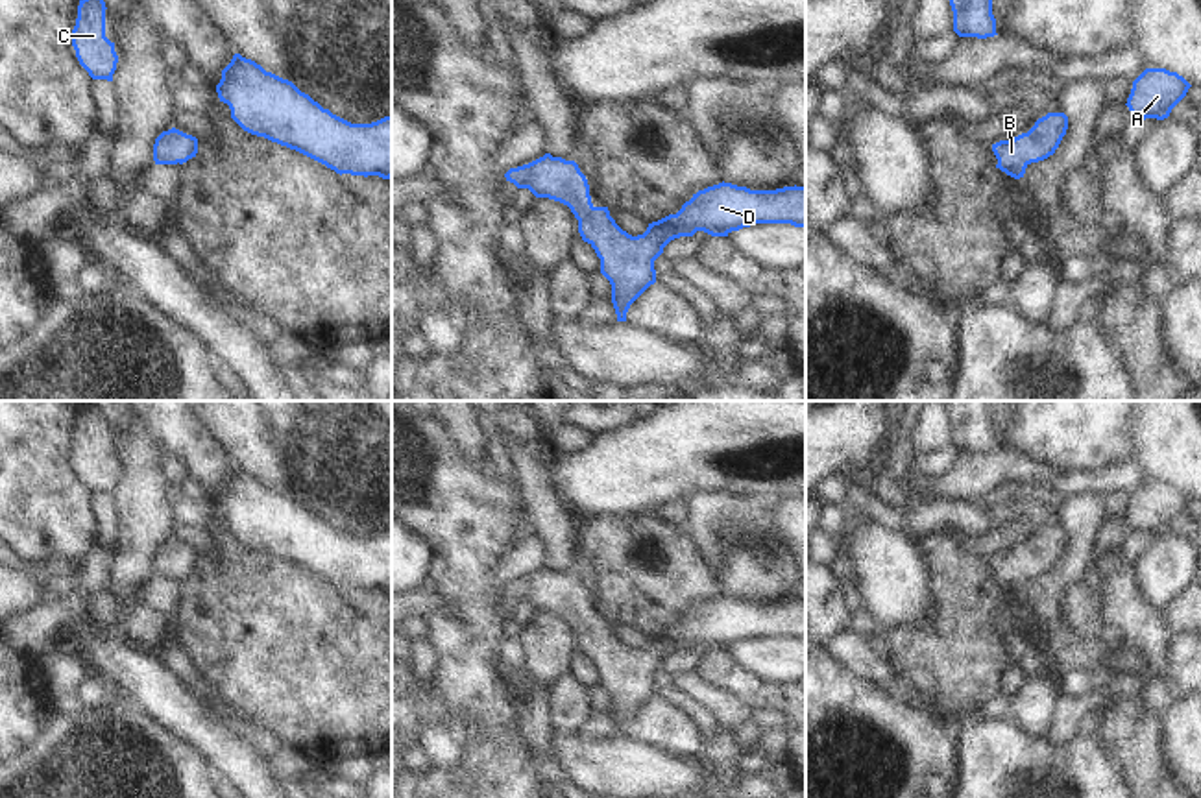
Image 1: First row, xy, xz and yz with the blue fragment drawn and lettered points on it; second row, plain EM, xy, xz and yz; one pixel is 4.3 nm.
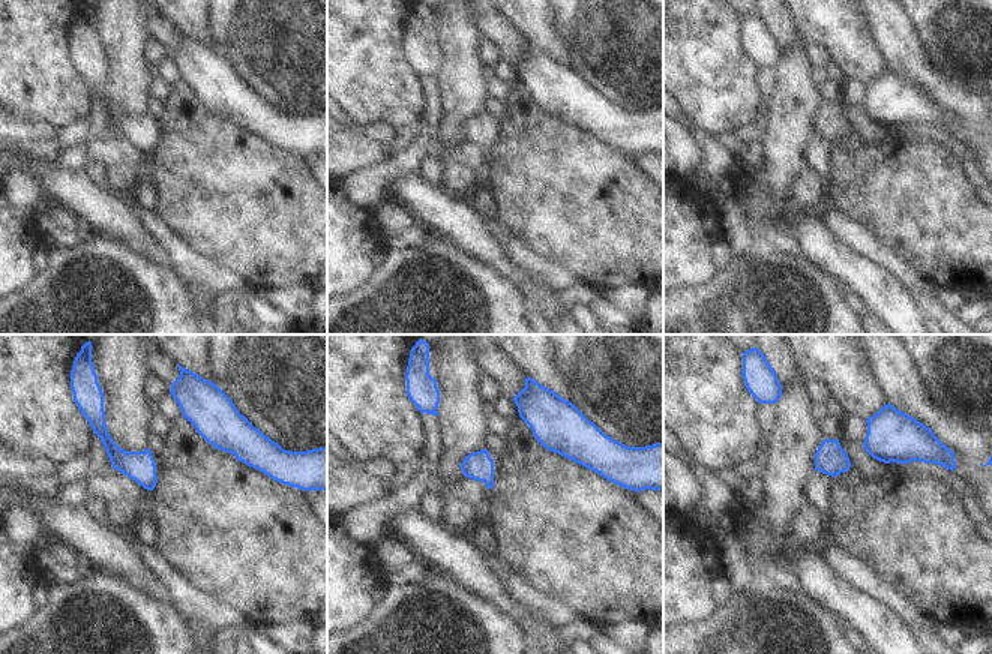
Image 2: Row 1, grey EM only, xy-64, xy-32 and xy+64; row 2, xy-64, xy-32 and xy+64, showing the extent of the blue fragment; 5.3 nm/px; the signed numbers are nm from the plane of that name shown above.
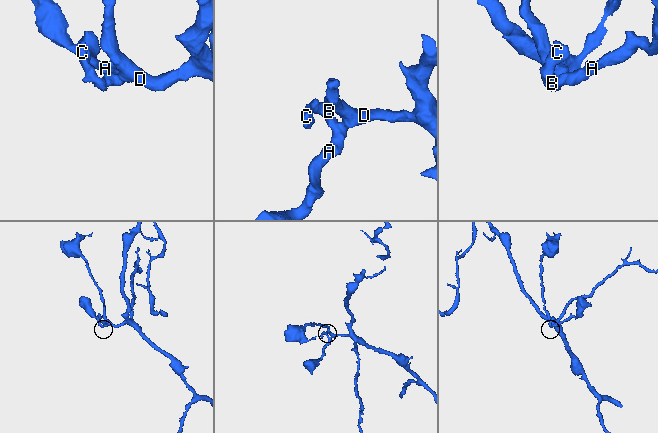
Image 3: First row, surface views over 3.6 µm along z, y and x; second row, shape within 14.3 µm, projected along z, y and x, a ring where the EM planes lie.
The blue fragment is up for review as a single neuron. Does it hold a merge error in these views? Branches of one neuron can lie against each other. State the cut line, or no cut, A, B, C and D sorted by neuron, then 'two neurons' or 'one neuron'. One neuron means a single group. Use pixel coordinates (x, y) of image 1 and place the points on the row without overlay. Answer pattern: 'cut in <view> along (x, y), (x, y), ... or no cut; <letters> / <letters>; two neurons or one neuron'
no cut; A B C D; one neuron

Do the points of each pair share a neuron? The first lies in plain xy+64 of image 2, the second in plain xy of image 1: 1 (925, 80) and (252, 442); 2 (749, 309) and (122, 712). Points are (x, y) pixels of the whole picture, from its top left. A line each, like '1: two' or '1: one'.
1: one
2: one

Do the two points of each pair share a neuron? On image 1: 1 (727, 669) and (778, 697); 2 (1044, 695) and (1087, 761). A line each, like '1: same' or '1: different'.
1: same
2: different

